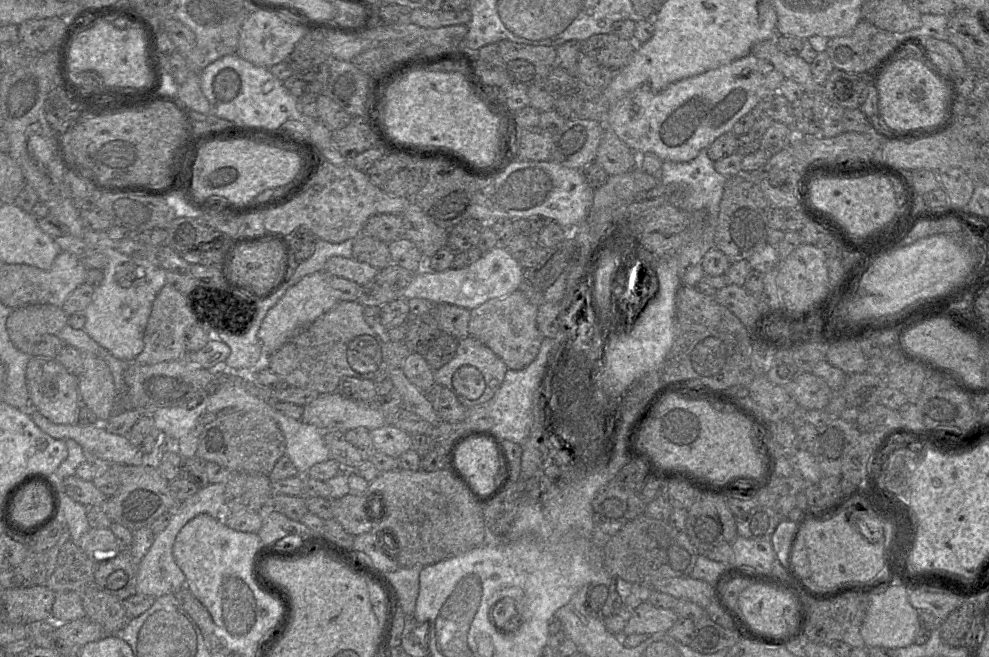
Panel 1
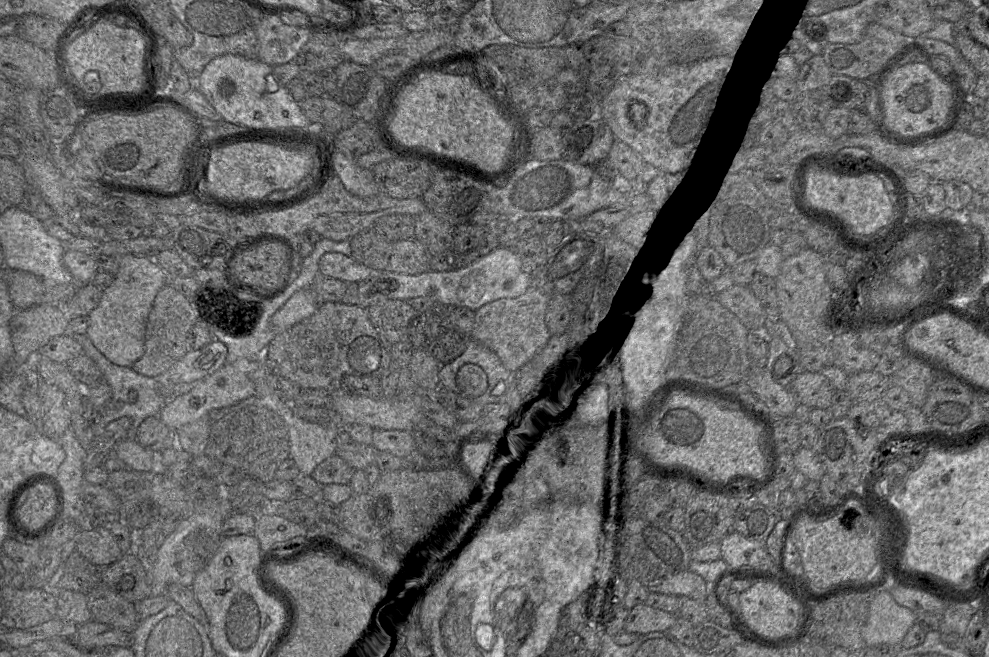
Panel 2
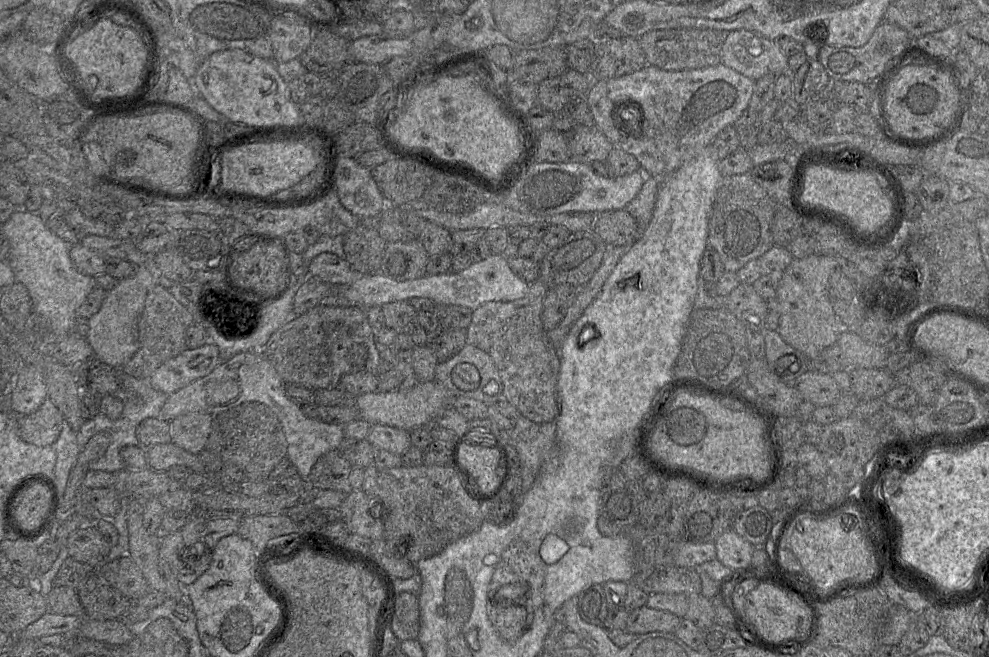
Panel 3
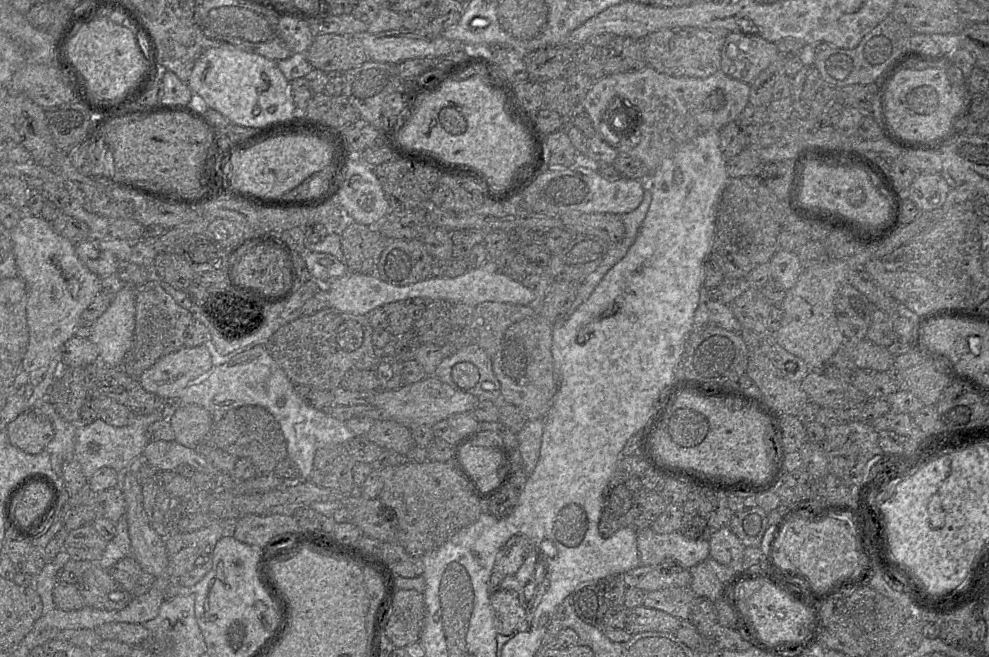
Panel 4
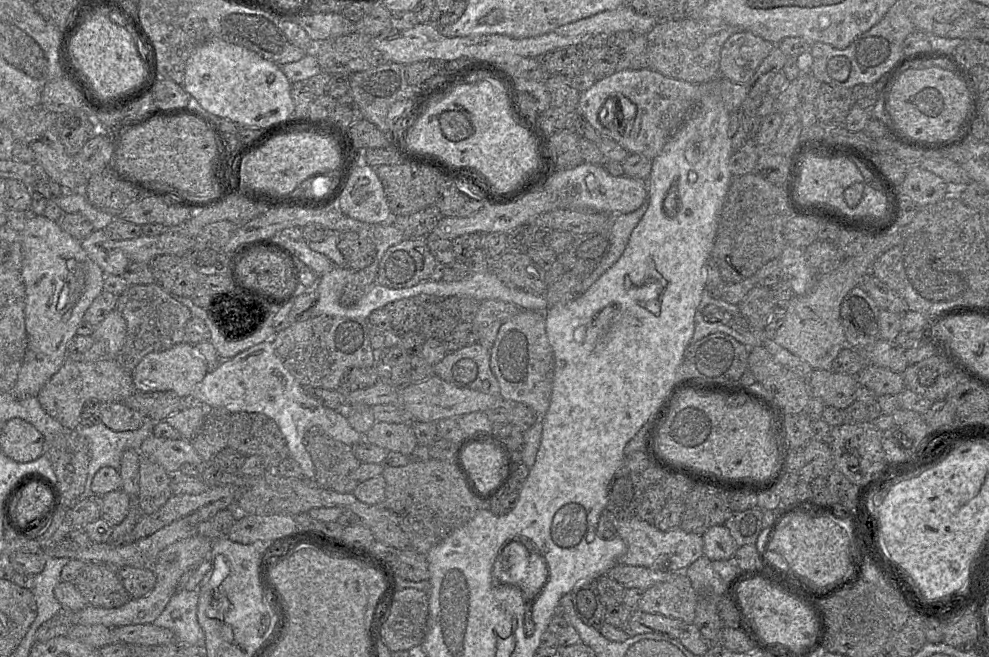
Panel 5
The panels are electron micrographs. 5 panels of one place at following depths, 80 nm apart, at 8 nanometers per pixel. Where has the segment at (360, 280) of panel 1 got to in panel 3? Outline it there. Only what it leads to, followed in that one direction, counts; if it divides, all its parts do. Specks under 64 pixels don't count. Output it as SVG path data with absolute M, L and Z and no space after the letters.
M322 252L314 257L309 263L309 275L318 277L321 280L333 285L334 287L346 287L357 280L361 275L366 273L359 273L350 265L350 263L345 258L340 258L334 253L331 252Z

